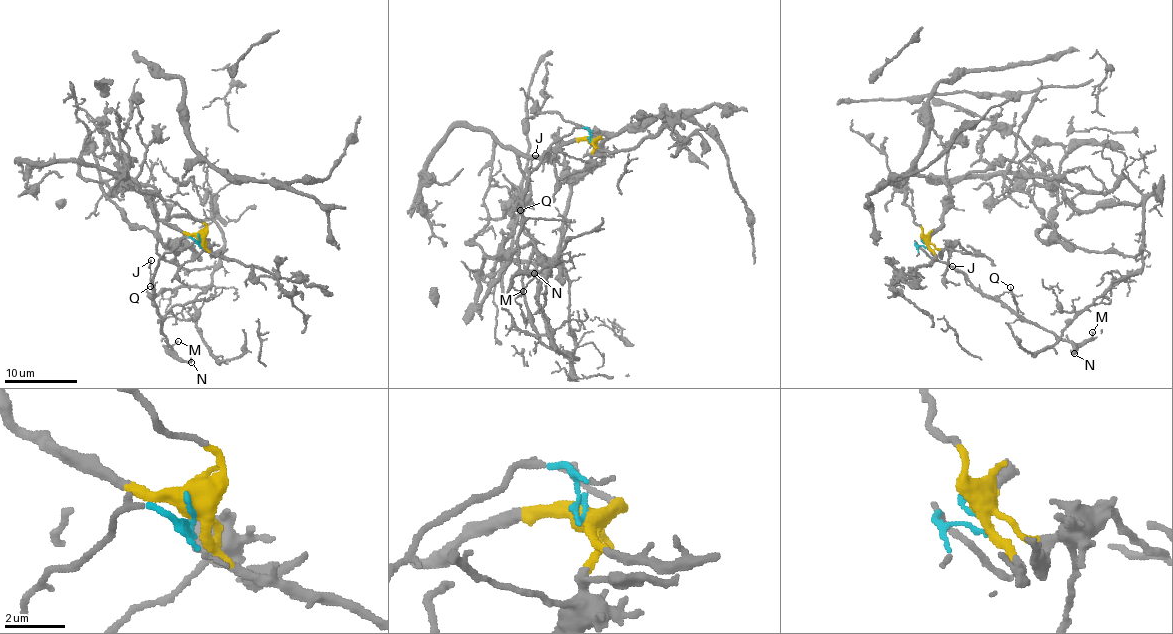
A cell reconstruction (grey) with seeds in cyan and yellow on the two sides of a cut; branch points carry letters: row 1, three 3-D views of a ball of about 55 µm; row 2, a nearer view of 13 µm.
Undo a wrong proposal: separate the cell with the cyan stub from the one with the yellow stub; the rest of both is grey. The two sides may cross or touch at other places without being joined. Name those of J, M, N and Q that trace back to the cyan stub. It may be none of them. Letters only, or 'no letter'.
J, M, N, Q

